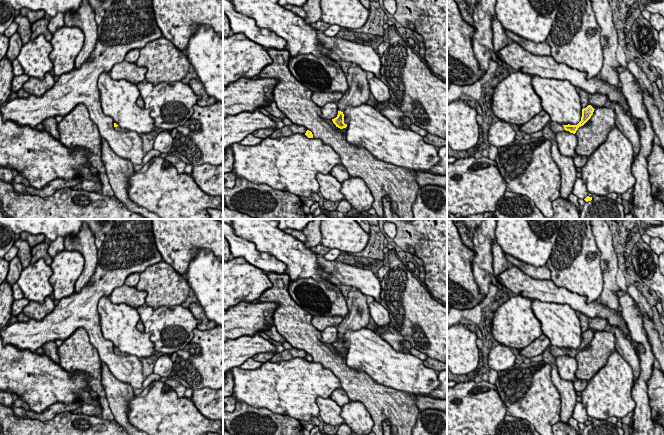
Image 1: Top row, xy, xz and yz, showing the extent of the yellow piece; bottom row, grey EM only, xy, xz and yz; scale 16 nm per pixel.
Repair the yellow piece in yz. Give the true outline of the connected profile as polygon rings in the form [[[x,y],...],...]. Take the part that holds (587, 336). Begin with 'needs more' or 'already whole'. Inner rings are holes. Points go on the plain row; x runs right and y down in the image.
needs more; [[[588,329],[586,332],[582,333],[582,341],[581,345],[577,349],[561,349],[554,345],[550,345],[550,353],[554,356],[554,358],[561,355],[569,355],[570,357],[575,358],[579,351],[583,350],[593,339],[594,332],[591,329]]]

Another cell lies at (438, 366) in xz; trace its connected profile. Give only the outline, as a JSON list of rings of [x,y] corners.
[[[427,357],[424,361],[423,364],[428,367],[431,368],[433,370],[435,370],[436,372],[441,372],[443,370],[447,370],[447,364],[444,362],[441,362],[439,360]]]

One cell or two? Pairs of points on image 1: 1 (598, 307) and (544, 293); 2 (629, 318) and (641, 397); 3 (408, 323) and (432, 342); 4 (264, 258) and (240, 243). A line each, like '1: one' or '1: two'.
1: one
2: one
3: one
4: one

